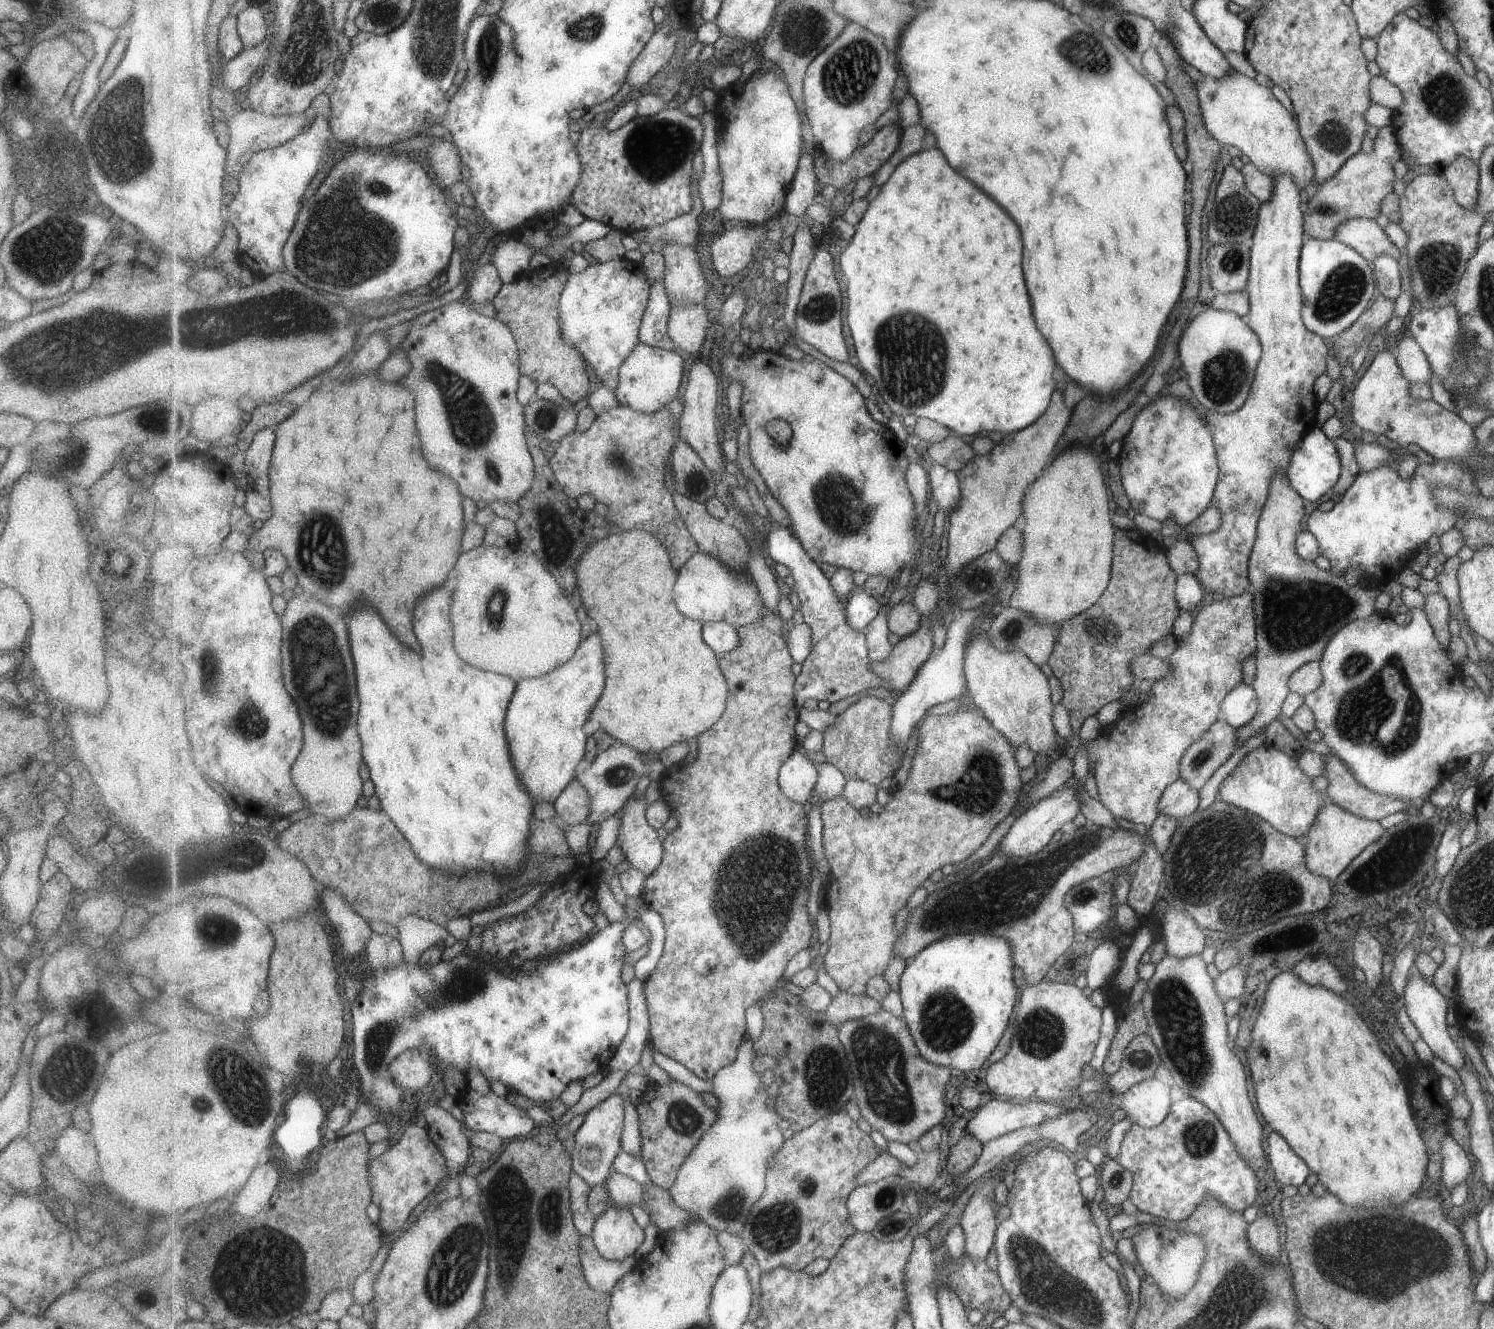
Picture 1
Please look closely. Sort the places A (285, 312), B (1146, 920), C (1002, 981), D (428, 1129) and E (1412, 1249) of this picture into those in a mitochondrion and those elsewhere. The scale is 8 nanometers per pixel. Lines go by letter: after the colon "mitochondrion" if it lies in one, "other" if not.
A: mitochondrion
B: other
C: other
D: other
E: mitochondrion

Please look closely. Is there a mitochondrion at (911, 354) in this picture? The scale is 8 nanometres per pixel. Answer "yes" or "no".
yes

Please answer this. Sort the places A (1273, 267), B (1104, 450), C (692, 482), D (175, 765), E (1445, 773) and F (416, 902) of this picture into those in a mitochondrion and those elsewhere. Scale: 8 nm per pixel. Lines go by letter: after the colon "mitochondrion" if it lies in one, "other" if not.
A: other
B: other
C: mitochondrion
D: other
E: other
F: other

